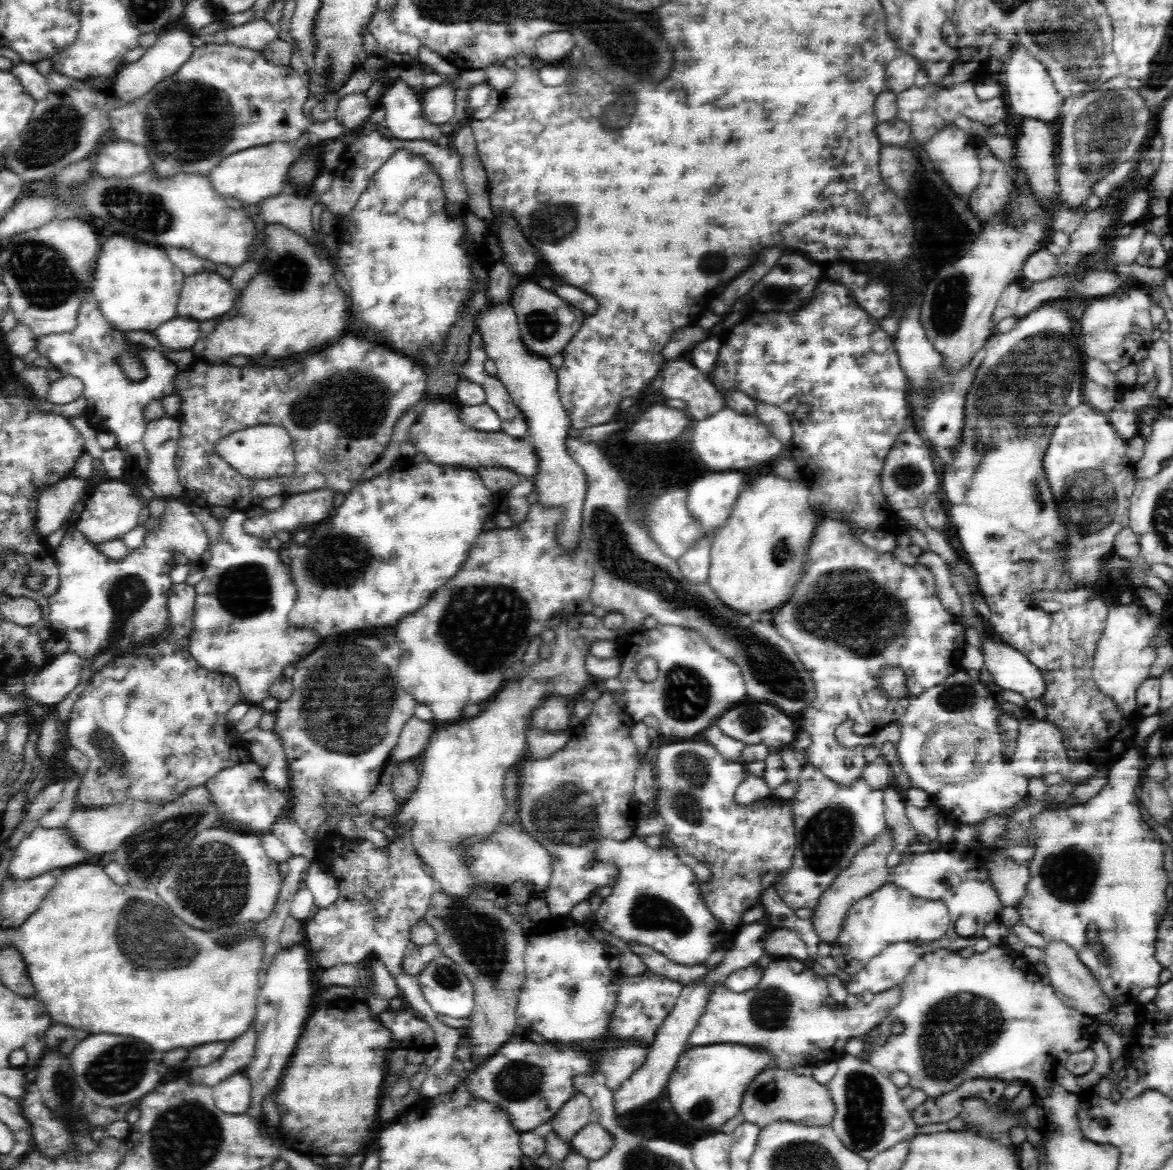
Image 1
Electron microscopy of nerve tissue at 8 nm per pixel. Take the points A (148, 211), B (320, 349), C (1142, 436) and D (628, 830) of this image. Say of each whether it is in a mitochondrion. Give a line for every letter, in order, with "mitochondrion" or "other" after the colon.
A: mitochondrion
B: other
C: other
D: other

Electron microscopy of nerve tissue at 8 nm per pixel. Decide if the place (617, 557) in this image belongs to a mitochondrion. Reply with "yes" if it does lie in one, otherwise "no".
yes

